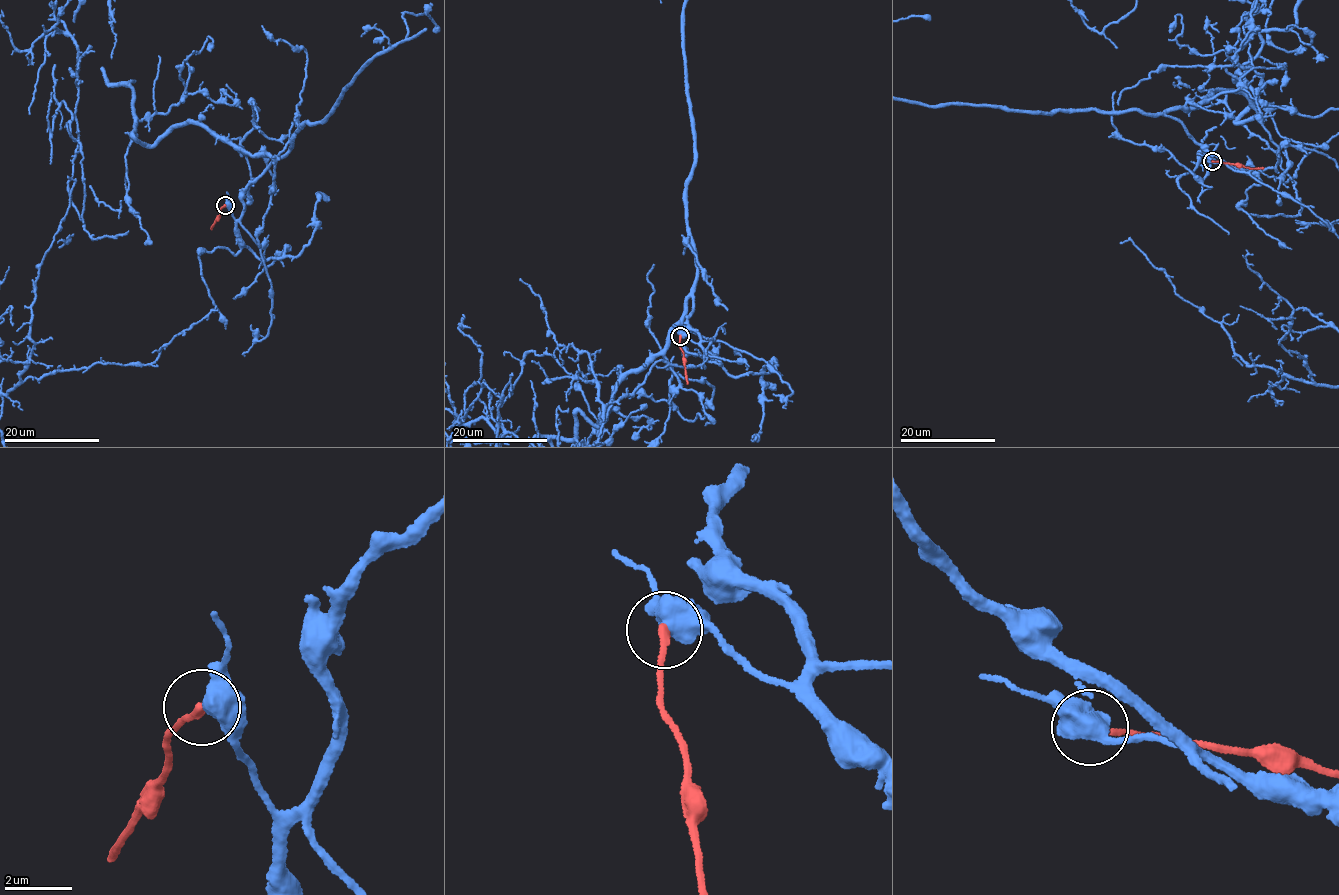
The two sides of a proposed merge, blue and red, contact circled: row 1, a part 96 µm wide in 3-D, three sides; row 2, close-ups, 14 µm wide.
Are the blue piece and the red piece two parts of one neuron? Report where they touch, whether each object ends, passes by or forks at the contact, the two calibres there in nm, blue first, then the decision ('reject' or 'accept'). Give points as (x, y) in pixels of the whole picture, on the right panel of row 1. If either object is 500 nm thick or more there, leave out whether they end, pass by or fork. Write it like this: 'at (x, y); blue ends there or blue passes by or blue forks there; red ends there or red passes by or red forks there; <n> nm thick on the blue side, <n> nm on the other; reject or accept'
at (1212, 161); 750 nm thick on the blue side, 240 nm on the other; reject

